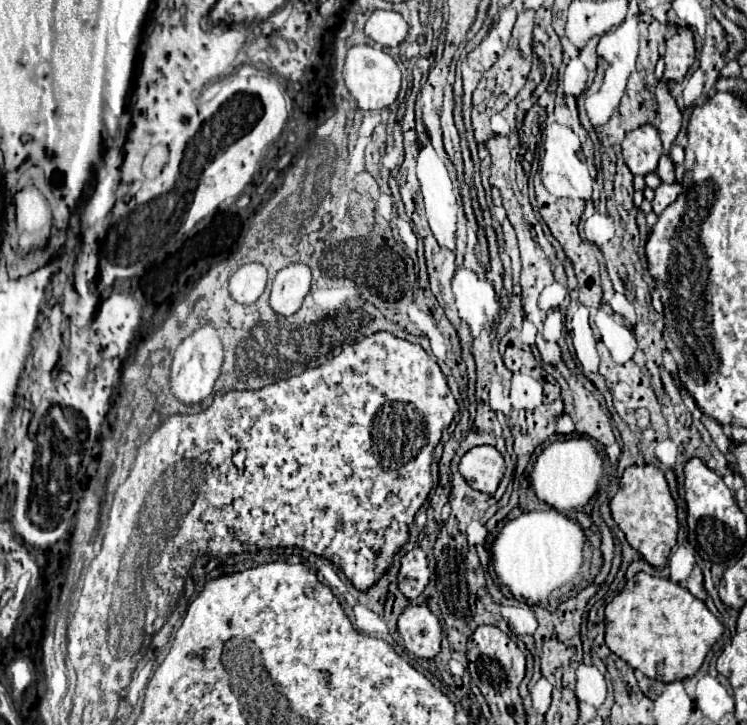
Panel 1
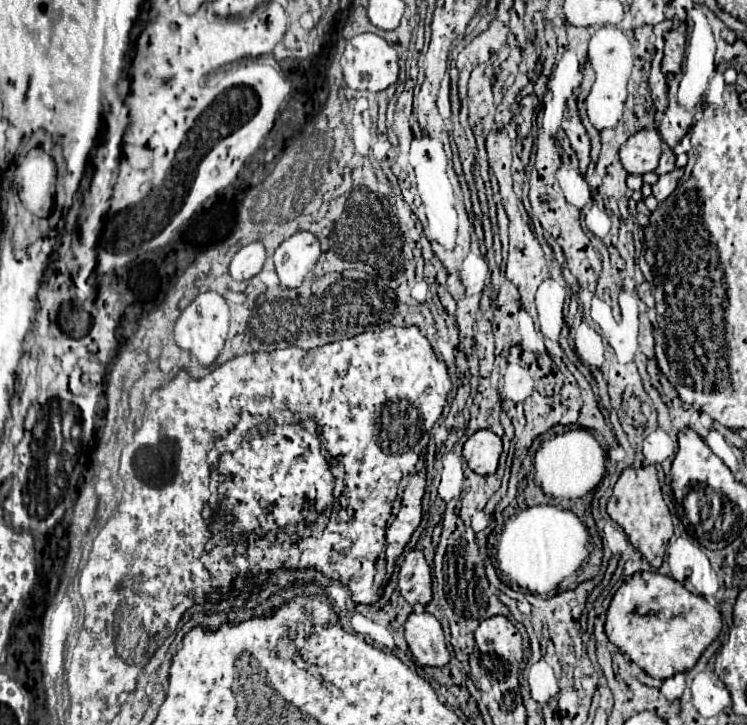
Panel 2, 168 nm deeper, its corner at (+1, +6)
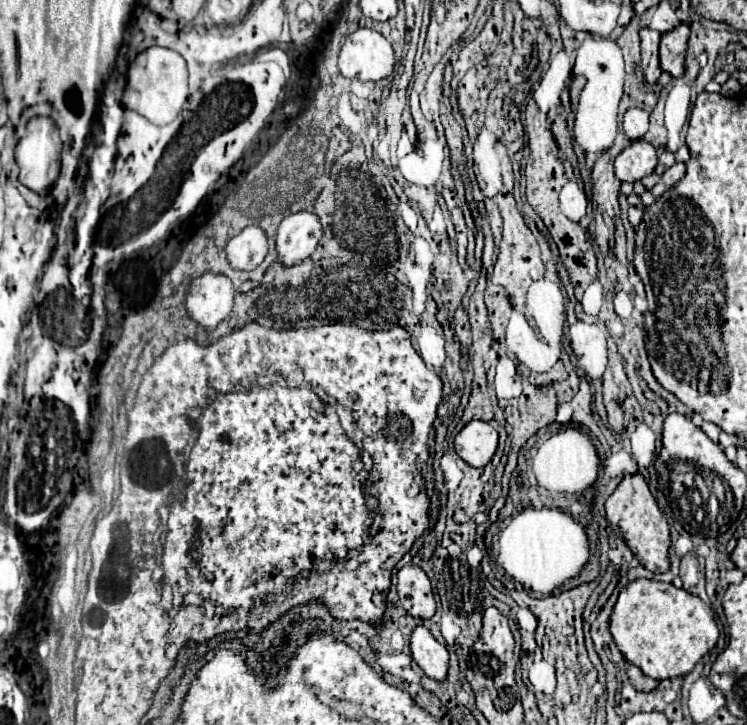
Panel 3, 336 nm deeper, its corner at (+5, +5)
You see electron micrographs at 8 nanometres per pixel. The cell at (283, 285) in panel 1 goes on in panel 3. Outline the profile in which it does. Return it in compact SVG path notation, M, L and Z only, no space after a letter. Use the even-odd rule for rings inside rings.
M296 211L286 215L278 227L276 235L276 251L278 259L284 265L302 263L310 257L320 243L322 223L320 217L312 211Z

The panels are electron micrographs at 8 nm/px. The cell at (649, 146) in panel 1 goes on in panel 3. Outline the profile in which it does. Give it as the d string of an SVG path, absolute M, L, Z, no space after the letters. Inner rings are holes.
M638 139L632 141L614 161L614 169L616 169L616 177L620 181L640 181L642 177L654 173L656 167L656 149L652 143Z

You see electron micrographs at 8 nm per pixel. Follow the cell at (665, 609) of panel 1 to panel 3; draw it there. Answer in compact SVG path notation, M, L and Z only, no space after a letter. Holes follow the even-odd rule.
M638 579L620 591L610 631L624 657L656 681L688 675L720 635L712 609L700 597L672 583L650 579Z

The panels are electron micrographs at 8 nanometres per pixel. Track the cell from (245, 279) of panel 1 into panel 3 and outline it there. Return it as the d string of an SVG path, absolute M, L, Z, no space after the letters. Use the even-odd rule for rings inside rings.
M248 225L234 237L230 237L226 245L226 255L230 265L240 271L252 271L258 267L268 253L266 233L258 225Z

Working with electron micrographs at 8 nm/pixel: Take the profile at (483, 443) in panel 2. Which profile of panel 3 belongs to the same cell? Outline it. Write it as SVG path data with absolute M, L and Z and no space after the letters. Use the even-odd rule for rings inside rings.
M470 421L454 439L456 453L472 467L484 467L490 463L496 447L498 433L486 421Z

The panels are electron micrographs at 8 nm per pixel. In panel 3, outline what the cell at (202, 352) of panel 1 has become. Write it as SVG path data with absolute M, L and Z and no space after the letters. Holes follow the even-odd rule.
M206 271L190 283L186 299L188 315L206 329L212 329L226 319L232 311L232 303L234 287L228 275Z

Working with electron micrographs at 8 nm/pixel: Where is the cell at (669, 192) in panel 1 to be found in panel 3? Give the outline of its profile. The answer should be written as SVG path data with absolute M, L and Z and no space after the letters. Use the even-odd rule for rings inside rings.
M674 163L674 165L672 165L672 167L662 175L660 183L652 189L652 195L658 197L658 195L662 195L664 191L668 191L674 183L678 183L678 181L682 179L684 173L686 173L686 165L684 165L684 163Z

